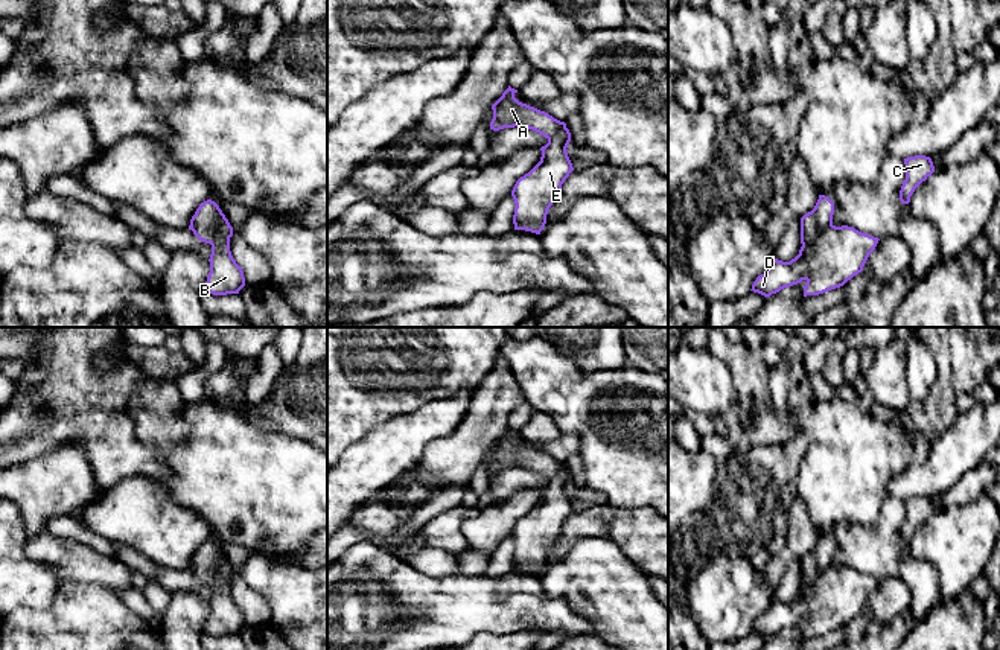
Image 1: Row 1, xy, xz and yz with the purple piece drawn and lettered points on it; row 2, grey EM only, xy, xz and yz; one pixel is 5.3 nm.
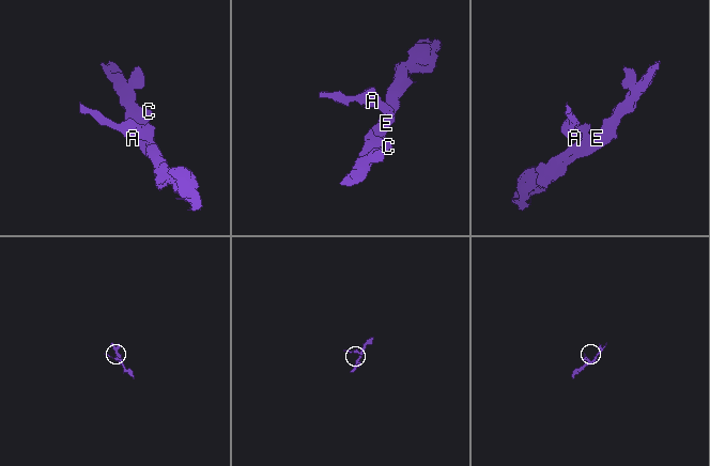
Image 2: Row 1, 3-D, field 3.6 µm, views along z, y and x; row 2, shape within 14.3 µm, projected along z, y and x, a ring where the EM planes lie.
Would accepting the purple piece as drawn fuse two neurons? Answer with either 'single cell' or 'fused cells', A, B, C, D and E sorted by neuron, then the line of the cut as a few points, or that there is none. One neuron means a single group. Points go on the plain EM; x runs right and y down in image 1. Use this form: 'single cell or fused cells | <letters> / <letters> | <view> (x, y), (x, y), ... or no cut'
fused cells | A / B C D E | yz (831, 565), (813, 585), (802, 586)

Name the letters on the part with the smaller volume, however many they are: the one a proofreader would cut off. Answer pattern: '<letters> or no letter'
A

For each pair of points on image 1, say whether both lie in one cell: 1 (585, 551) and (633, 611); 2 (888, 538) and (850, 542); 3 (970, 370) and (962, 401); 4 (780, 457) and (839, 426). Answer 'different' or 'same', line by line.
1: same
2: same
3: same
4: different

